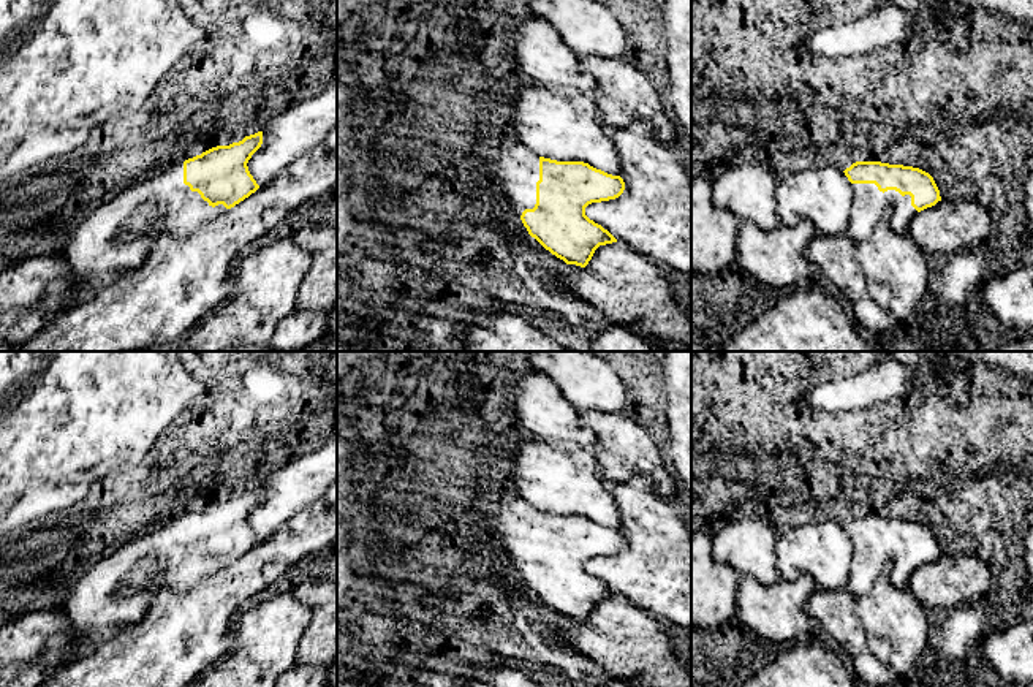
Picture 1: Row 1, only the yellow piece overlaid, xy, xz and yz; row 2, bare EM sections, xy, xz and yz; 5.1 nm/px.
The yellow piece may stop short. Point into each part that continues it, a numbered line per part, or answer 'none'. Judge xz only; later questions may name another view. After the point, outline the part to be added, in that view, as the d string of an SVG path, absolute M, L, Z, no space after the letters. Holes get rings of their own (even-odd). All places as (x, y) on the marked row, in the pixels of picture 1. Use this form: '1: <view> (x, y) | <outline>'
1: xz (514, 168) | M508 138L492 150L484 169L519 217L525 209L535 207L539 155Z

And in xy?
1: xy (116, 236) | M184 161L125 188L109 203L90 212L76 226L62 255L73 271L73 279L49 283L46 294L36 302L36 309L57 312L71 299L85 299L111 285L120 272L141 264L160 236L187 236L225 211L223 204L212 207L198 192L191 192L184 184Z

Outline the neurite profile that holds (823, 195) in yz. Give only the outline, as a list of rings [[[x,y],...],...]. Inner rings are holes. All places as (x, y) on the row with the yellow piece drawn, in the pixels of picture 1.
[[[816,166],[791,173],[778,182],[775,198],[780,223],[808,220],[816,233],[846,234],[854,195],[842,169]]]

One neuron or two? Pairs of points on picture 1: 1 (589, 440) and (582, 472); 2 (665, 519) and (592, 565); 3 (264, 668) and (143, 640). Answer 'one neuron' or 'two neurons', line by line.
1: two neurons
2: one neuron
3: two neurons

